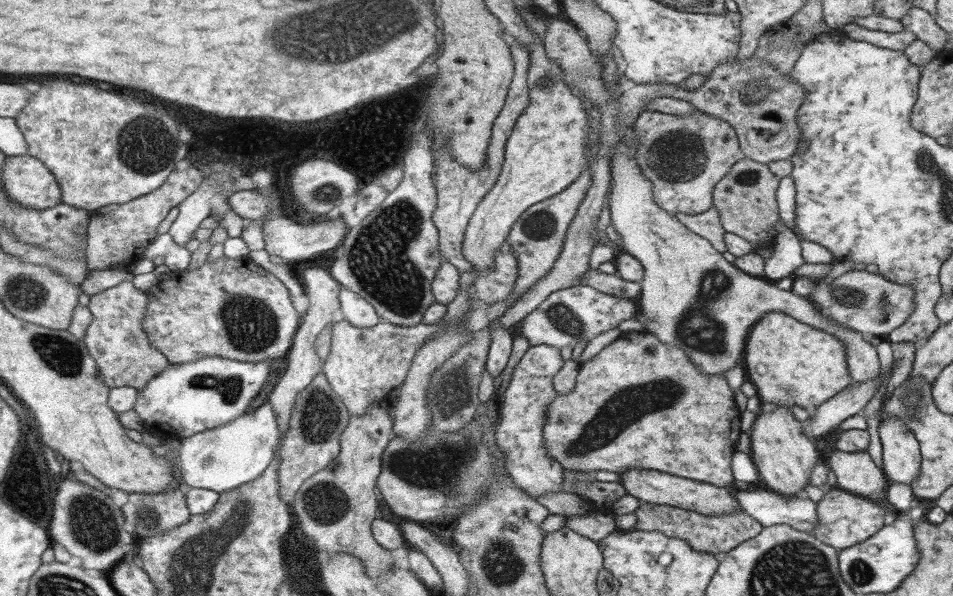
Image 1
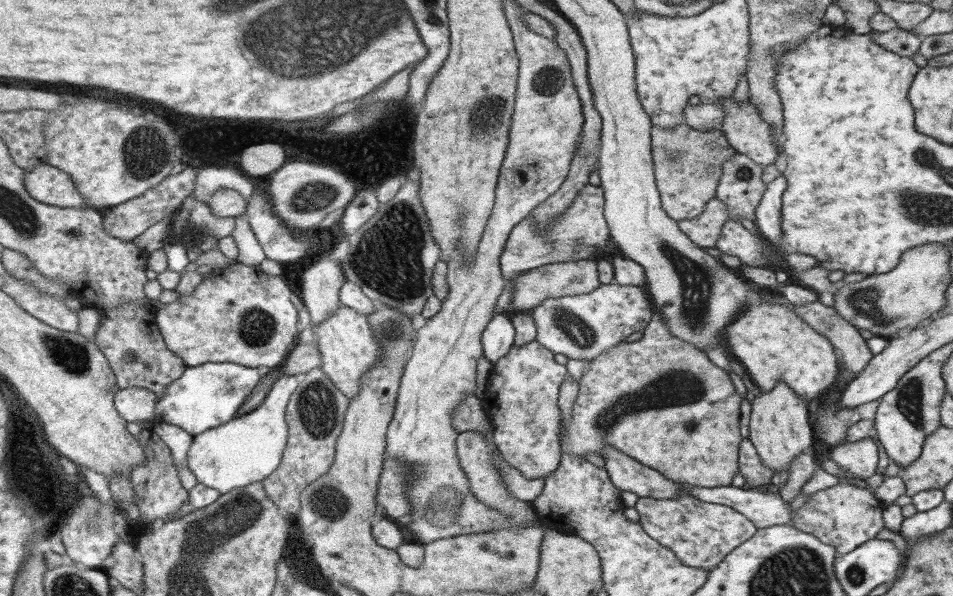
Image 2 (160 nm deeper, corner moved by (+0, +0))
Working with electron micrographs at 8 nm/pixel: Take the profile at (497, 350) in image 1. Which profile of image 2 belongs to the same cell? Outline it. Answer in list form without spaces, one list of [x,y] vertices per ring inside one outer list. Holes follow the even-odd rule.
[[[495,313],[487,321],[481,334],[482,354],[492,365],[514,344],[514,329],[511,321],[502,313]]]

